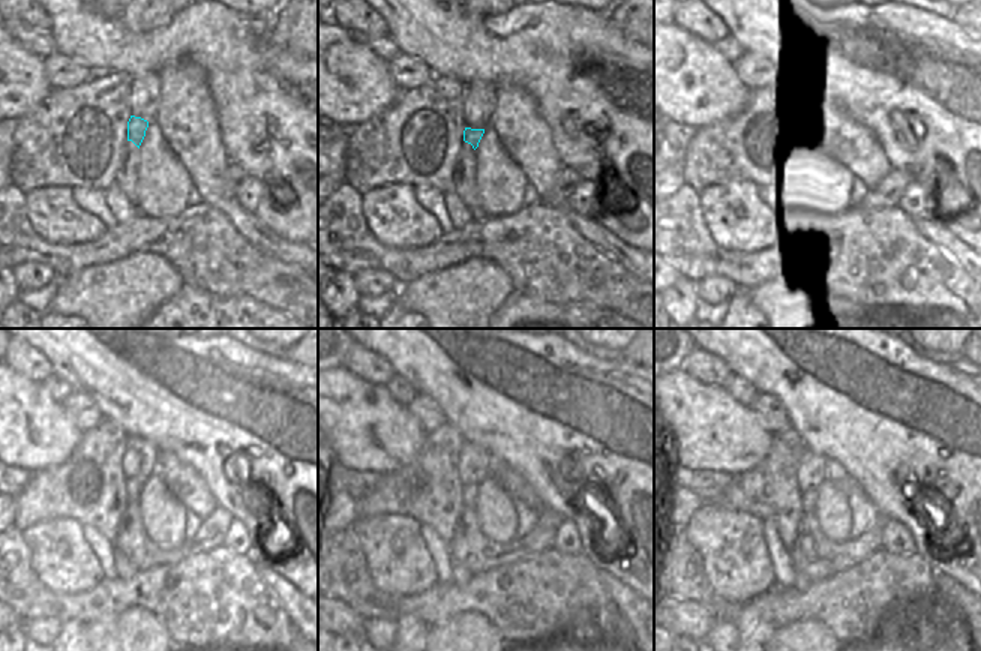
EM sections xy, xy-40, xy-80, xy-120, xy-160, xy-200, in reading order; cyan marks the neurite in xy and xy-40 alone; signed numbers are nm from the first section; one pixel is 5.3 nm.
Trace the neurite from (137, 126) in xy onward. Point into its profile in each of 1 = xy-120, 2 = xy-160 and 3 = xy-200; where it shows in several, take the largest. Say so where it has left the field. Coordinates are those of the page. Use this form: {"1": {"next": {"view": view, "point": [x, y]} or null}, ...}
{"1": {"next": {"view": "xy-120", "point": [132, 492]}}, "2": {"next": {"view": "xy-160", "point": [468, 491]}}, "3": {"next": {"view": "xy-200", "point": [809, 498]}}}

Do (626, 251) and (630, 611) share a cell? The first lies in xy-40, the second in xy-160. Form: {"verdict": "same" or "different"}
{"verdict": "same"}

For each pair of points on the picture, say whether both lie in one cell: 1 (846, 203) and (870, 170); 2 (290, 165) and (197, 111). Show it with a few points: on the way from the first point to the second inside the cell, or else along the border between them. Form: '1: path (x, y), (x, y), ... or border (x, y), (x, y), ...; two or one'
1: border (840, 150), (863, 179); two
2: border (209, 89), (219, 138), (227, 158); two

